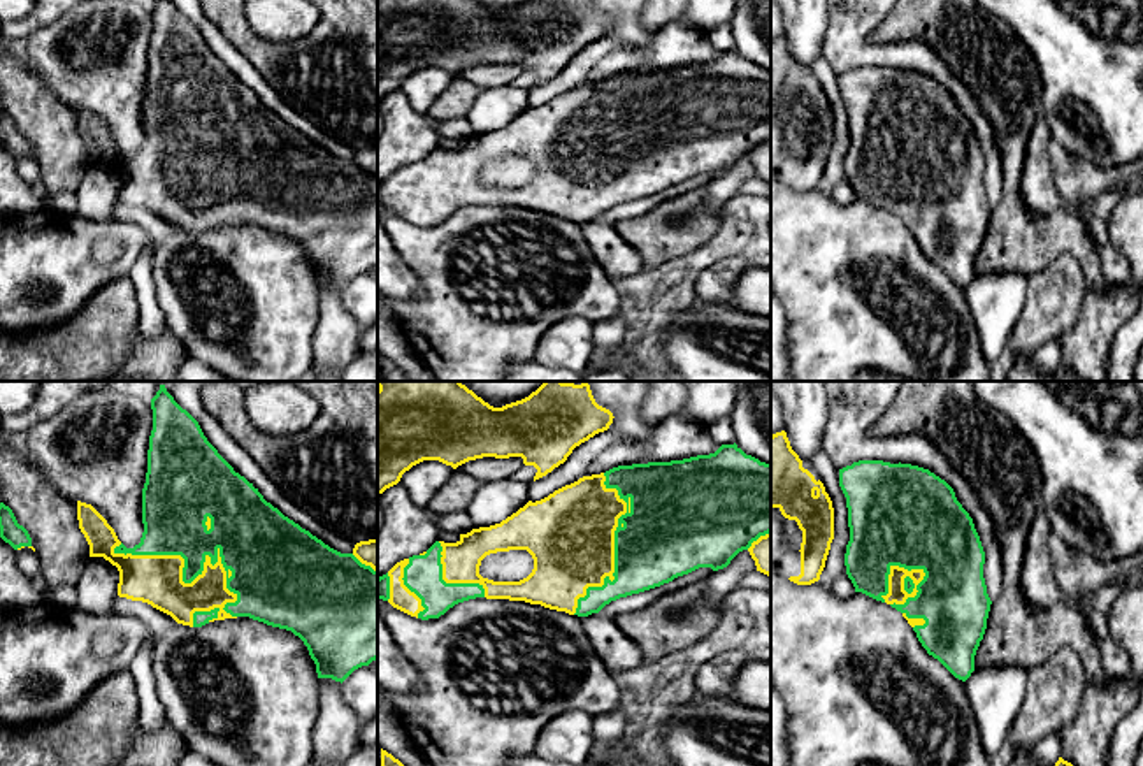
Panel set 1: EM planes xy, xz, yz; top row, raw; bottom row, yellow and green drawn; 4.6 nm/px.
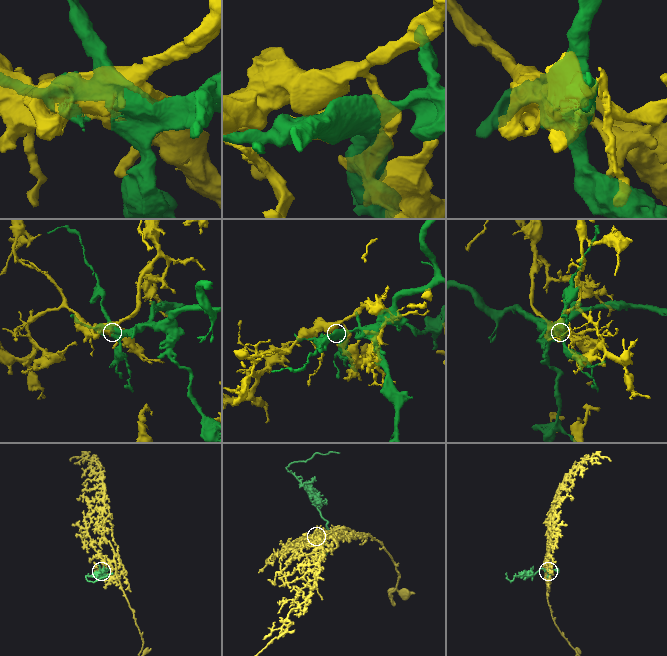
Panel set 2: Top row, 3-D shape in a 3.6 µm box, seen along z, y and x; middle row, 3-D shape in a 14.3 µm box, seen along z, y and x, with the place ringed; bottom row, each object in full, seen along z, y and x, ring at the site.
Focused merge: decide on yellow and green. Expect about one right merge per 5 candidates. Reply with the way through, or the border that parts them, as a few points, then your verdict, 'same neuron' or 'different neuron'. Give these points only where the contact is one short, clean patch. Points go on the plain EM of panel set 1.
different neuron

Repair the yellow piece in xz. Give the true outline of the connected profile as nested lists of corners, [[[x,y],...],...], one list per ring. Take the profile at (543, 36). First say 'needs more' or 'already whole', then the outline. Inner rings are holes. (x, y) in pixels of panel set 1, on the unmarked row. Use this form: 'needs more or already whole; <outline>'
already whole; [[[377,0],[377,102],[423,67],[456,76],[483,63],[521,63],[537,76],[536,88],[564,70],[576,53],[607,37],[613,25],[592,0],[530,0],[502,14],[476,0]]]

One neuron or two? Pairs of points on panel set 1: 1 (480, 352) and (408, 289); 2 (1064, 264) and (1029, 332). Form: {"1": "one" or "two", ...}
{"1": "two", "2": "one"}

